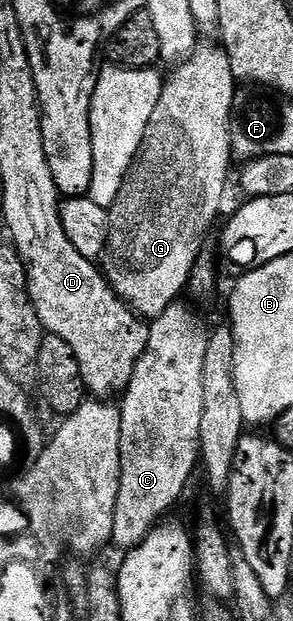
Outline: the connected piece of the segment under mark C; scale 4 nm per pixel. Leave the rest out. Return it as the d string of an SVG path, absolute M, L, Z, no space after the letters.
M184 301L171 303L168 308L151 320L148 328L150 341L146 341L146 349L142 357L136 362L134 373L130 377L127 387L122 392L122 398L118 406L121 413L121 487L118 489L117 507L114 513L114 527L111 542L123 549L136 547L142 540L150 534L153 529L165 518L164 515L180 499L180 494L184 491L184 486L188 483L188 478L192 475L192 470L197 470L200 458L200 430L202 429L202 368L206 362L206 345L210 334L209 328L204 328L204 323L184 304Z

